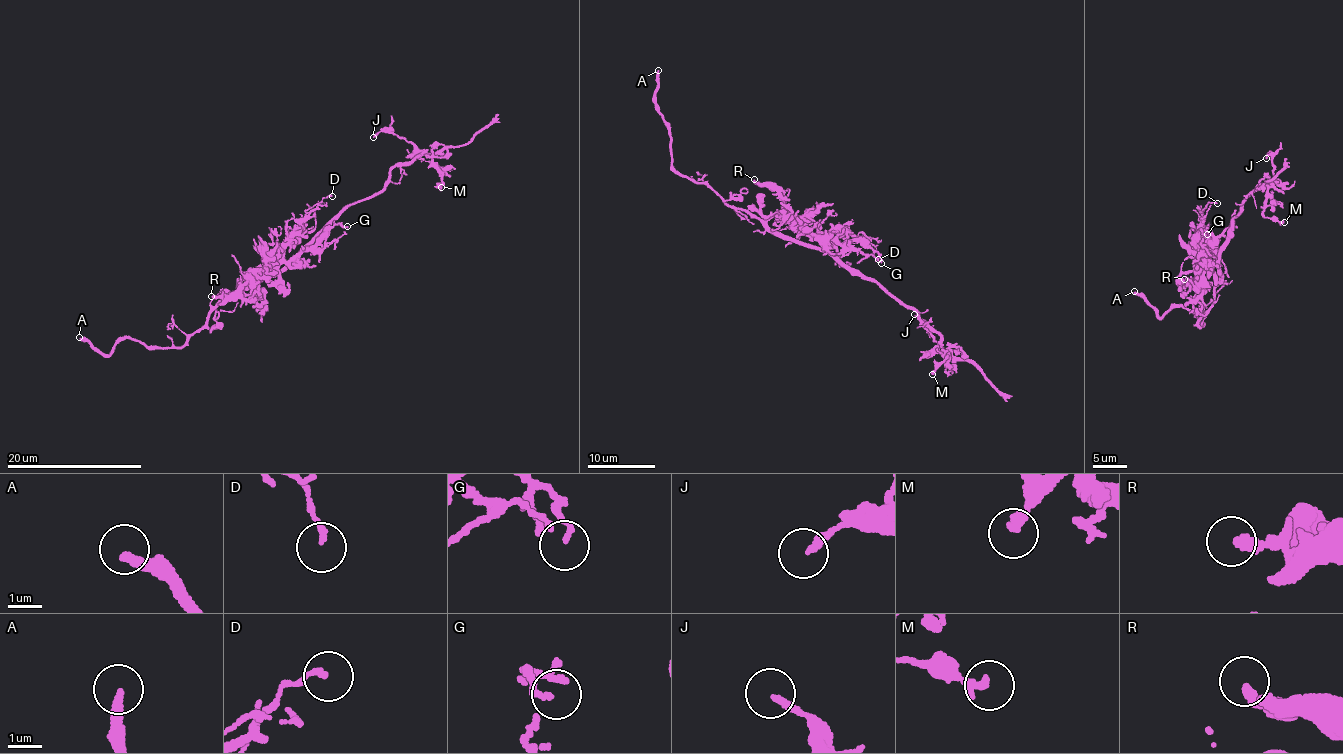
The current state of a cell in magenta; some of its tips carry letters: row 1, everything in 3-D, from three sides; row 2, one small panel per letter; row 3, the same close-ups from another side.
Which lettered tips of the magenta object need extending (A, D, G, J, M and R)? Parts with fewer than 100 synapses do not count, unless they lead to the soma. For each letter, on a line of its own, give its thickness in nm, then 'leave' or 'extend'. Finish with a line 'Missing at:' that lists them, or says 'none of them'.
A: calibre 280 nm; extend
D: calibre 140 nm; leave
G: calibre 140 nm; leave
J: calibre 200 nm; leave
M: calibre 240 nm; leave
R: calibre 280 nm; leave
Missing at: A

